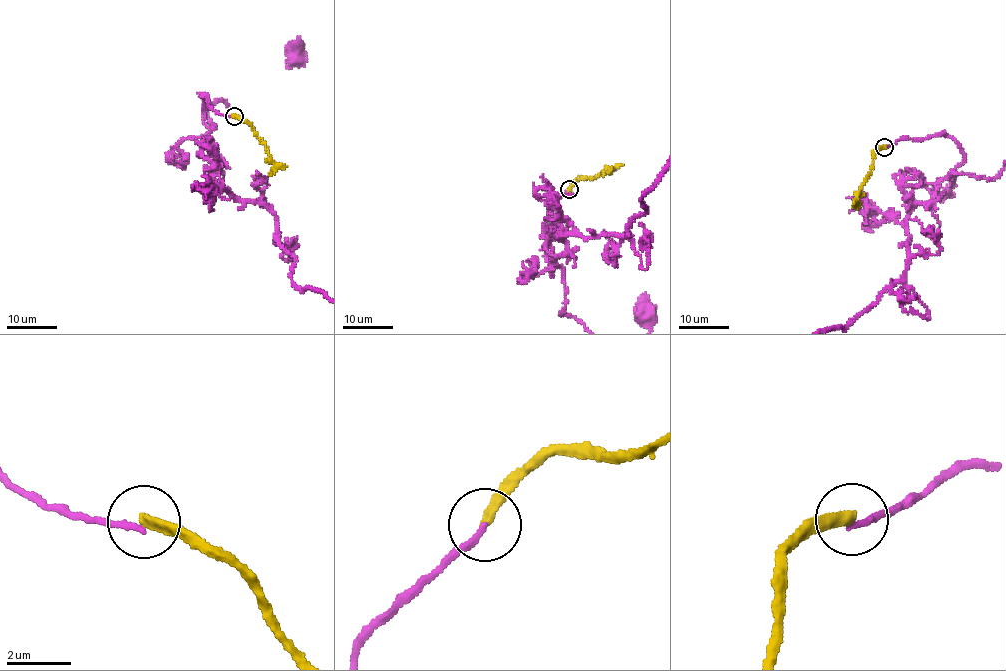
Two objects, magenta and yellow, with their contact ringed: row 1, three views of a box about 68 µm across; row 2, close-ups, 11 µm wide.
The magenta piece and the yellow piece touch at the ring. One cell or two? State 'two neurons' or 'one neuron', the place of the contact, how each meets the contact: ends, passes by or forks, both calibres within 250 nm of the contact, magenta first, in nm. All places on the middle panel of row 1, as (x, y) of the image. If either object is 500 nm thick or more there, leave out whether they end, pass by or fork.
two neurons; at (569, 189); magenta ends there; yellow ends there; 190 nm thick on the magenta side, 300 nm on the other

